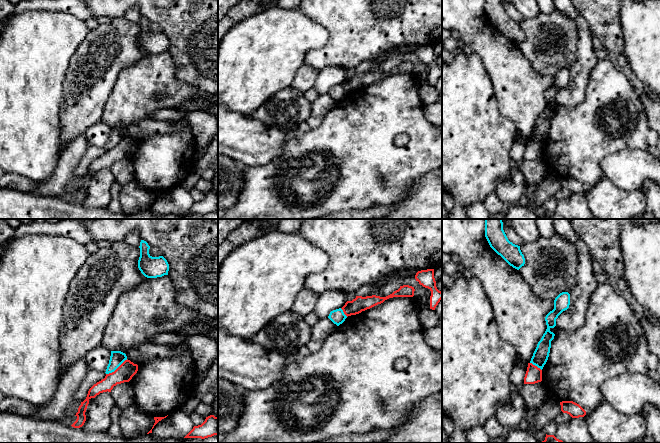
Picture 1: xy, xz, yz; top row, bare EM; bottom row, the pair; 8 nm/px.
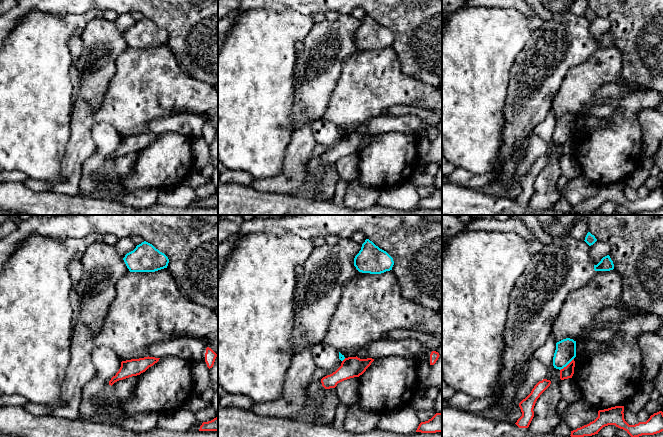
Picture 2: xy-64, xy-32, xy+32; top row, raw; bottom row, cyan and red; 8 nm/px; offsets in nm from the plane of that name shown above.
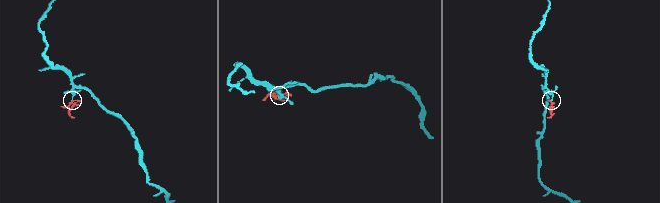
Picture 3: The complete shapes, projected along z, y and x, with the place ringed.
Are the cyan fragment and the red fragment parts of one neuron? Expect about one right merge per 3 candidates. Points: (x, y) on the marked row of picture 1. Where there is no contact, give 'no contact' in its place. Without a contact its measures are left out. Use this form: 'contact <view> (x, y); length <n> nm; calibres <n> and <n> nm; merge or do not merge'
contact xy (116, 368); length 220 nm; calibres 110 and 140 nm; do not merge

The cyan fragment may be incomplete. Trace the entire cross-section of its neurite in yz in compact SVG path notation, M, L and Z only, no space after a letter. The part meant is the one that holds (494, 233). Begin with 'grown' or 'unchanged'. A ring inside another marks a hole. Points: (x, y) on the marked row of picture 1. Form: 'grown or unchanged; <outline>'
unchanged; M484 219L485 237L490 247L510 266L519 270L525 264L520 246L510 242L503 230L502 219Z

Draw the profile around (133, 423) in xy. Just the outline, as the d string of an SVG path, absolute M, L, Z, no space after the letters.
M135 404L122 410L119 422L122 436L126 438L146 435L152 429L154 423L154 417L141 412Z

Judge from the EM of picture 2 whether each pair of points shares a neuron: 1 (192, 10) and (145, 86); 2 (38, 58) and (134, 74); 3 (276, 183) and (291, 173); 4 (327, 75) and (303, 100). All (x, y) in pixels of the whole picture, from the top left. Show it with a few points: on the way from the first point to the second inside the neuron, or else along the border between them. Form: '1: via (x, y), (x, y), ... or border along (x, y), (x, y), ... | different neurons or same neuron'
1: border along (166, 44), (180, 68) | different neurons
2: border along (67, 41), (71, 55), (70, 81), (73, 87) | different neurons
3: via (280, 183), (287, 177) | same neuron
4: via (321, 81), (309, 94) | same neuron

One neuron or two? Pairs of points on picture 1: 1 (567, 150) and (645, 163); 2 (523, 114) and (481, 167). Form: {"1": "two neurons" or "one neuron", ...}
{"1": "two neurons", "2": "two neurons"}

